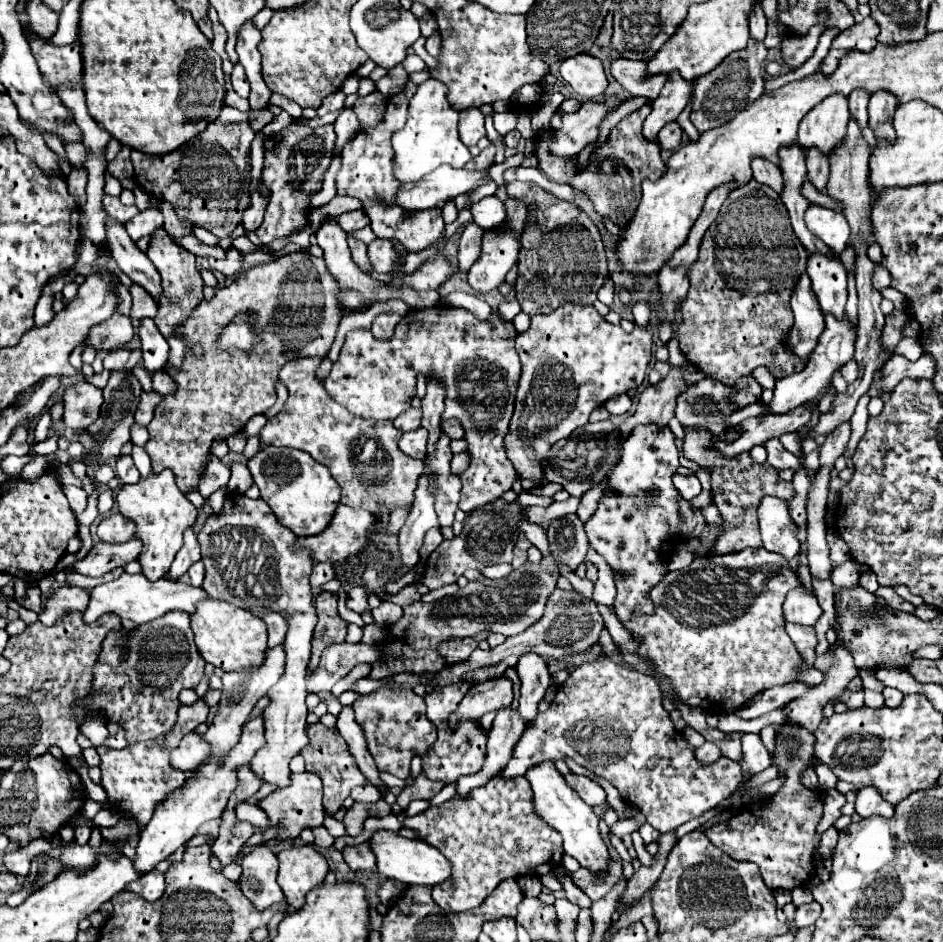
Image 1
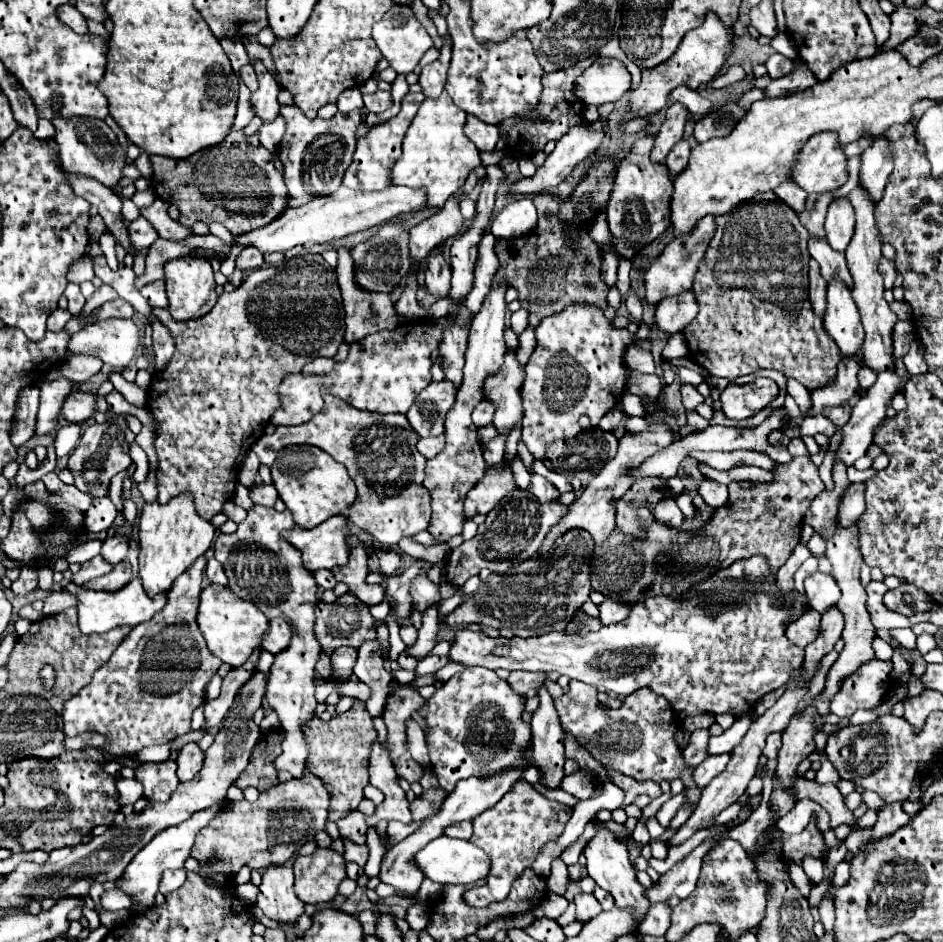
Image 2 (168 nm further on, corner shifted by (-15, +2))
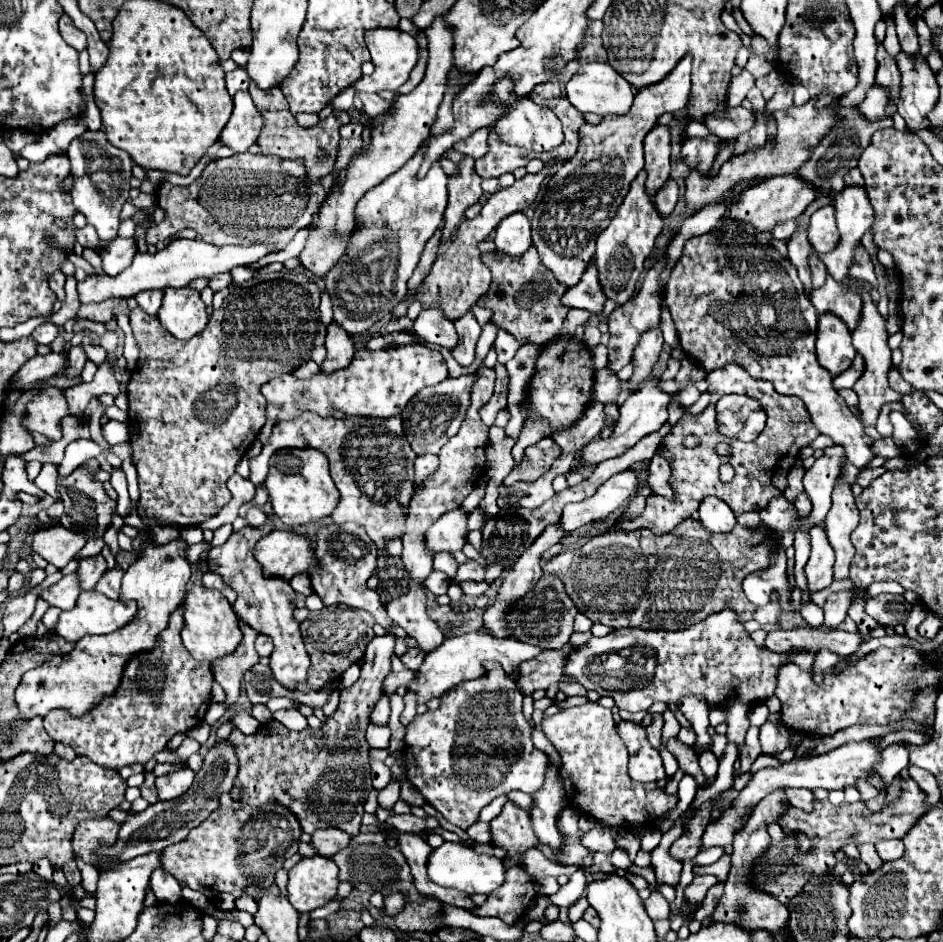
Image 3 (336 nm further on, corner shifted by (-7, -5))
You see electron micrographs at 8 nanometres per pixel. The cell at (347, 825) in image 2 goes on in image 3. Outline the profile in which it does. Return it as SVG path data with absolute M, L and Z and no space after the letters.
M318 829L312 833L312 847L316 855L322 857L332 857L340 849L344 849L350 841L350 835L340 831L340 829Z

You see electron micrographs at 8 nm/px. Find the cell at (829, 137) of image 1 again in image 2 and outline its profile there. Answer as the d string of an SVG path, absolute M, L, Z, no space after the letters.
M814 134L800 150L798 162L792 166L792 180L808 194L836 190L848 180L846 160L848 158L836 134Z

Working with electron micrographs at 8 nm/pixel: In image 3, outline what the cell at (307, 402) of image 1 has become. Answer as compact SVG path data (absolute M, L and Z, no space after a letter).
M314 413L300 415L296 421L280 421L274 425L270 439L264 443L262 453L250 459L250 481L262 485L268 475L268 461L280 449L290 447L318 447L330 461L330 475L340 491L340 501L332 511L334 523L356 521L364 525L368 537L384 549L386 539L402 537L406 509L412 497L414 459L416 453L408 445L402 429L402 417L392 415L386 419L356 419L356 435L348 435L352 423L348 419L320 417Z

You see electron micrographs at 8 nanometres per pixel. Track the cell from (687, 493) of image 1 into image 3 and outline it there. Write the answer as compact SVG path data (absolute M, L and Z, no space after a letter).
M706 497L698 509L698 517L700 523L704 525L704 529L712 531L712 533L730 533L736 525L736 517L732 513L732 509L716 499L716 497Z

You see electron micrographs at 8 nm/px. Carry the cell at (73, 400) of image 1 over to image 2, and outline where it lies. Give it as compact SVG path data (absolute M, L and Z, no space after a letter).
M76 390L66 398L66 402L62 406L62 416L72 424L82 424L94 416L96 404L98 404L96 392Z

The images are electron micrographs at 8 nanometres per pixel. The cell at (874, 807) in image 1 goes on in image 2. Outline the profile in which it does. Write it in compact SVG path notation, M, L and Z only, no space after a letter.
M894 802L894 804L884 804L878 808L878 822L874 824L872 830L872 838L880 838L880 836L888 836L892 832L896 832L898 828L906 826L910 822L910 816L902 810L902 804Z

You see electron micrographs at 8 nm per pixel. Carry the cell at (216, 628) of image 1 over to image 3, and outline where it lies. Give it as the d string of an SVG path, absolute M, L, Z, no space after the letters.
M202 585L190 587L190 591L184 597L184 627L180 631L182 643L188 649L188 653L198 659L198 661L216 661L228 653L232 653L240 641L242 641L242 631L238 627L238 617L232 611L228 599L216 591L216 589L206 589Z

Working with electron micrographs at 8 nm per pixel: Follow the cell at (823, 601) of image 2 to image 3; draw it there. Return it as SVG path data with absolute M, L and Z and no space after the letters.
M812 527L810 529L810 559L804 567L806 577L808 577L808 587L810 593L822 591L830 587L832 579L832 565L834 565L834 553L832 547L828 545L826 533L822 527Z

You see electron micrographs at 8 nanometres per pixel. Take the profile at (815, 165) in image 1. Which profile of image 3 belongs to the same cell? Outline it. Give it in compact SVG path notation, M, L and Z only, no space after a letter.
M812 253L812 257L810 257L810 269L812 269L812 287L806 291L808 295L814 289L820 289L820 285L824 285L824 281L826 281L826 267L822 265L822 261L818 261L816 253Z

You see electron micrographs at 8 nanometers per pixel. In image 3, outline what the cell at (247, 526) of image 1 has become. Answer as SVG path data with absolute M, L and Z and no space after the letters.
M268 521L260 529L250 529L244 527L238 533L232 533L230 539L222 547L214 547L208 553L208 567L210 571L218 573L226 585L230 585L236 593L238 599L234 603L234 613L244 619L250 627L254 627L258 633L264 633L272 637L274 641L274 653L270 657L270 667L274 671L276 681L280 681L284 687L294 689L296 683L306 681L306 671L310 667L310 657L304 649L304 641L300 635L300 625L294 621L292 613L296 609L294 605L294 591L288 581L278 579L278 577L264 577L260 563L254 559L252 549L254 543L264 537L268 531L272 531L272 523Z

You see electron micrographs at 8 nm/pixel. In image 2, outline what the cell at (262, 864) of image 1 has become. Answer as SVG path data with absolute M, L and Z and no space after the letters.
M268 866L262 874L262 884L256 906L276 922L296 922L304 912L304 902L294 894L294 872L290 866Z

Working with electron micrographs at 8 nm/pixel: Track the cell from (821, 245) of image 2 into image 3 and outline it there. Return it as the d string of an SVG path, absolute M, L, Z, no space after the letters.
M826 277L824 287L814 291L810 295L810 301L818 313L832 313L840 317L850 331L856 329L856 321L860 321L862 301L856 293L846 293L844 283L838 283L832 277Z

